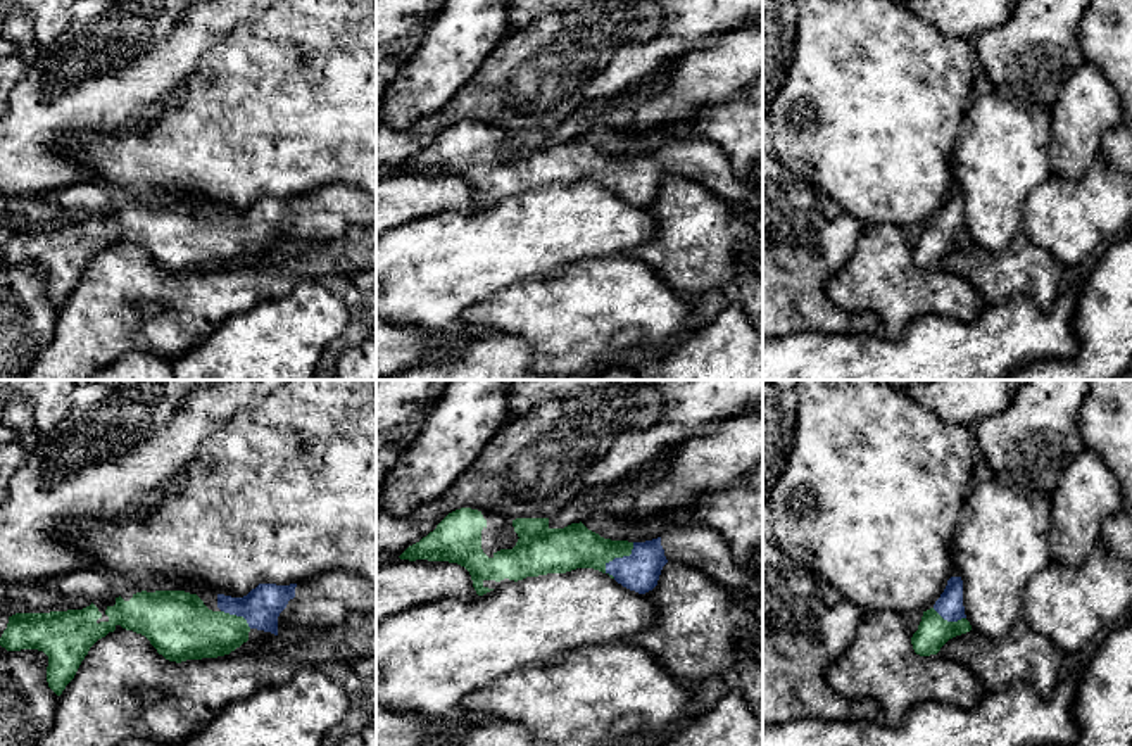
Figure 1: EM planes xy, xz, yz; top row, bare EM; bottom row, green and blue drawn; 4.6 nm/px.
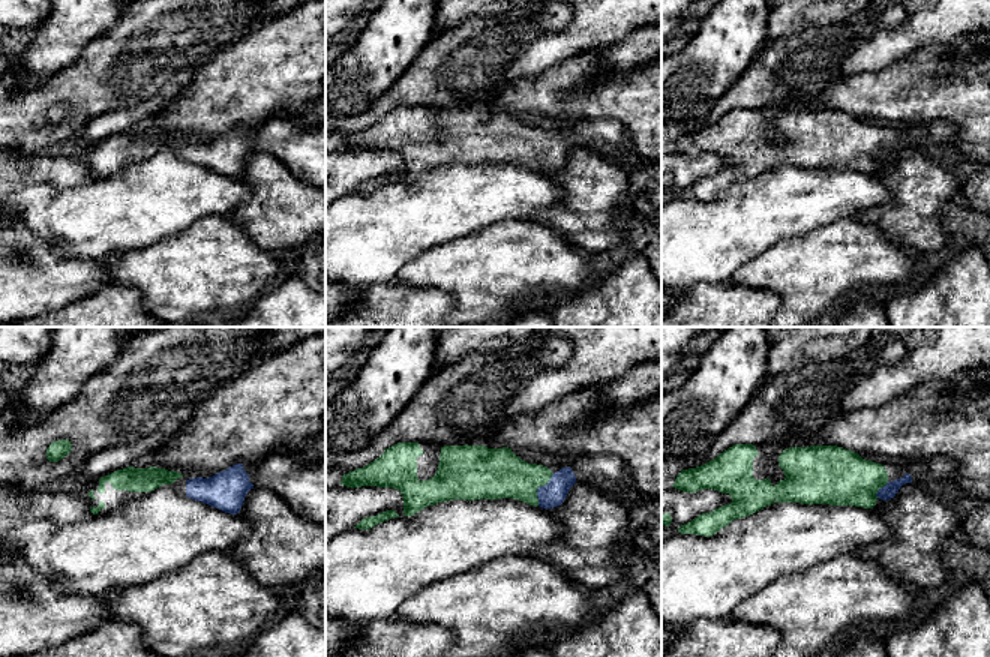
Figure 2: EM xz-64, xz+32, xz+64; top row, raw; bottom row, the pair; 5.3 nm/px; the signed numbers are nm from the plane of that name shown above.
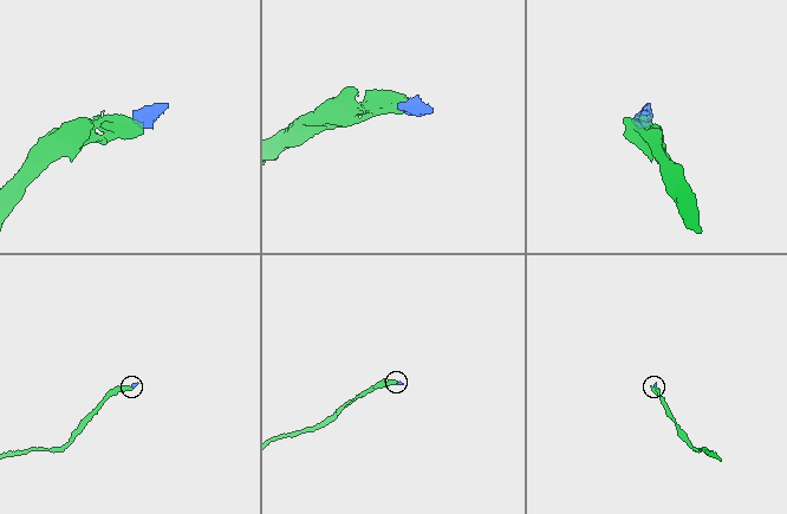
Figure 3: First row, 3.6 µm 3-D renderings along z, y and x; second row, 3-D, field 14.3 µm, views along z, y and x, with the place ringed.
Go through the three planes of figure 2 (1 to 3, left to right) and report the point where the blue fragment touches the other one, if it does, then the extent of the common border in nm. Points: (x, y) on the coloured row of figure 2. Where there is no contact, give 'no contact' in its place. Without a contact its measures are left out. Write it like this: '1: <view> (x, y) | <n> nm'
1: no contact
2: xz+32 (539, 486) | 200 nm
3: xz+64 (879, 488) | 110 nm

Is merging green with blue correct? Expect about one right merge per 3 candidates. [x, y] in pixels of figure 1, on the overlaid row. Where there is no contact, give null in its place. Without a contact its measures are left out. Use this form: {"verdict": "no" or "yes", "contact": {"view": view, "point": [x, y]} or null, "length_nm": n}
{"verdict": "yes", "contact": {"view": "xz", "point": [620, 556]}, "length_nm": 200}

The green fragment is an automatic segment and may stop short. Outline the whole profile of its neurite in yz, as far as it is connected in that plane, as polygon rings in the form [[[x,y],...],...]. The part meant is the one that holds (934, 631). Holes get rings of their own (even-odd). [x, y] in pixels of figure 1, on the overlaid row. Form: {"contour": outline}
{"contour": [[[951,577],[935,604],[923,611],[918,630],[911,637],[916,654],[937,654],[953,637],[972,630],[963,606],[963,580]]]}

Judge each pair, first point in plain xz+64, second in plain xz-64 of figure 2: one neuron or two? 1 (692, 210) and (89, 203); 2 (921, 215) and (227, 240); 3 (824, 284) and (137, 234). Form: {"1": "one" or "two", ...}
{"1": "one", "2": "two", "3": "two"}

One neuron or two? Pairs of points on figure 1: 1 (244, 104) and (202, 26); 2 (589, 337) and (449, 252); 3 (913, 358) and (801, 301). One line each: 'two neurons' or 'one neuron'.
1: two neurons
2: two neurons
3: two neurons

